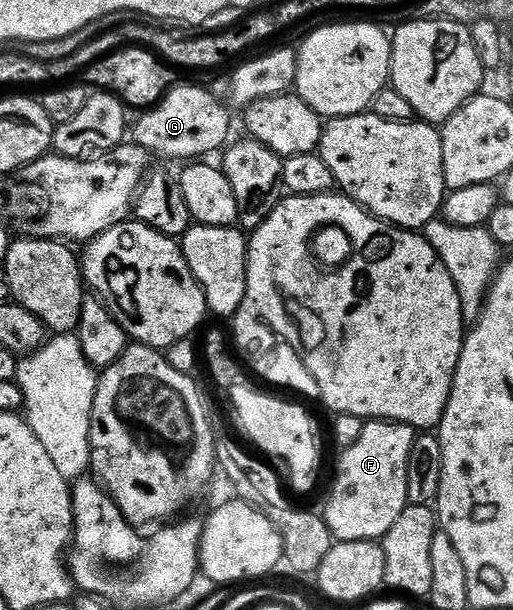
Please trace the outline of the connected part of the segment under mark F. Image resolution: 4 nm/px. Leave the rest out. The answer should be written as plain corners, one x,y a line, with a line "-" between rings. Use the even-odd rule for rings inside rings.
369,419
364,422
362,434
351,447
341,449
339,455
341,458
337,461
337,478
333,481
333,490
329,493
329,502
323,508
323,516
325,522
329,524
329,529
333,532
337,541
376,541
380,542
387,535
387,531
391,531
395,519
399,519
399,515
403,515
403,511
409,506
409,460
413,451
415,442
415,430
409,425
399,425
396,421
382,421
380,419

